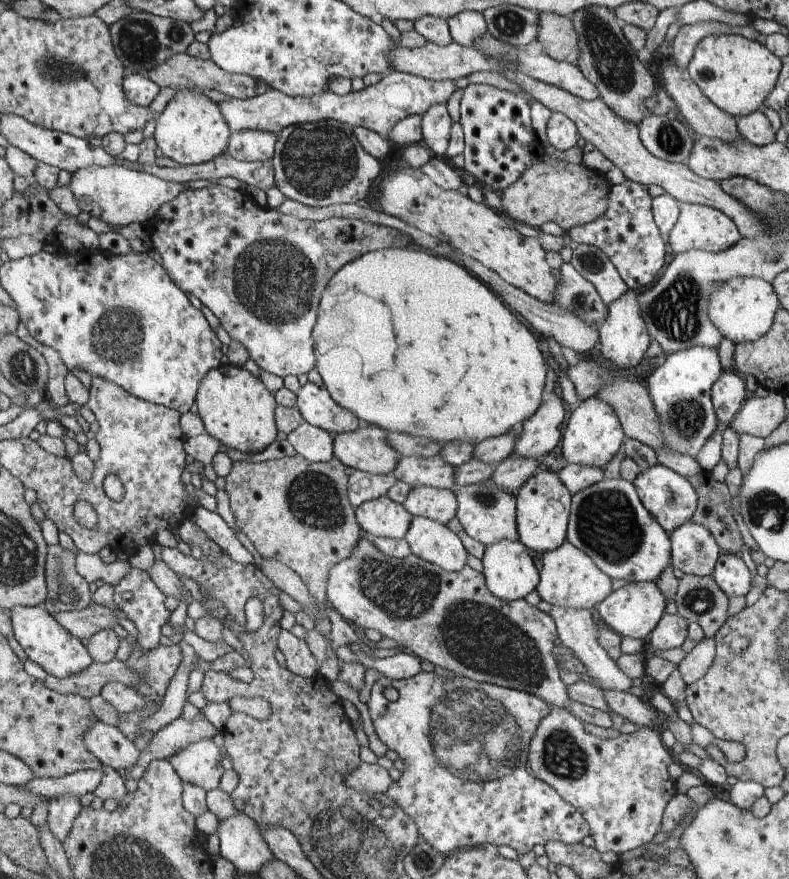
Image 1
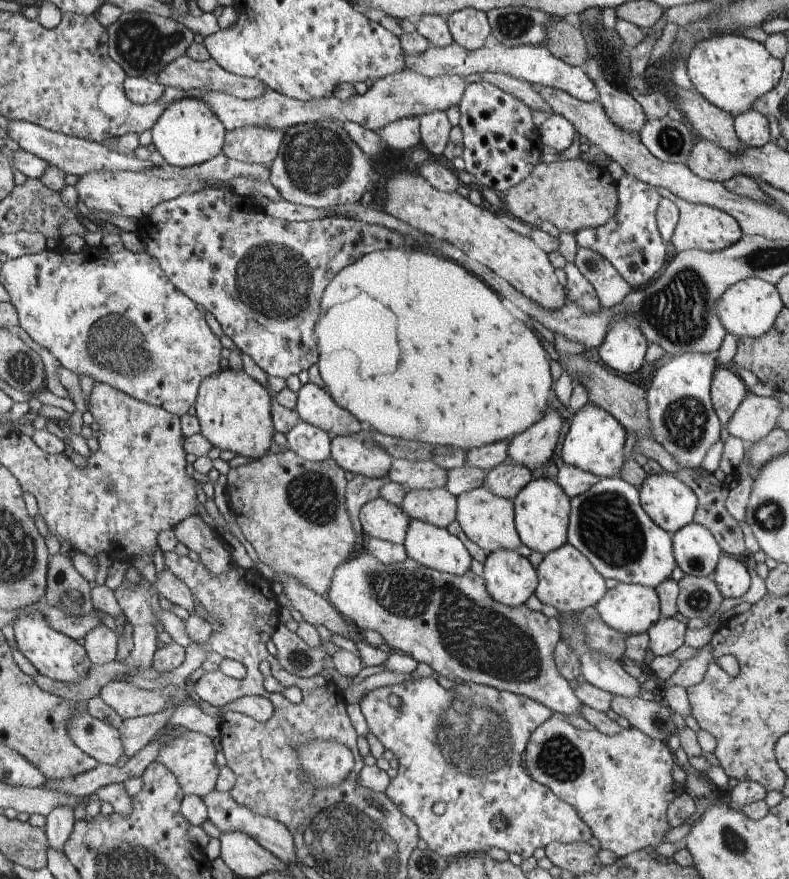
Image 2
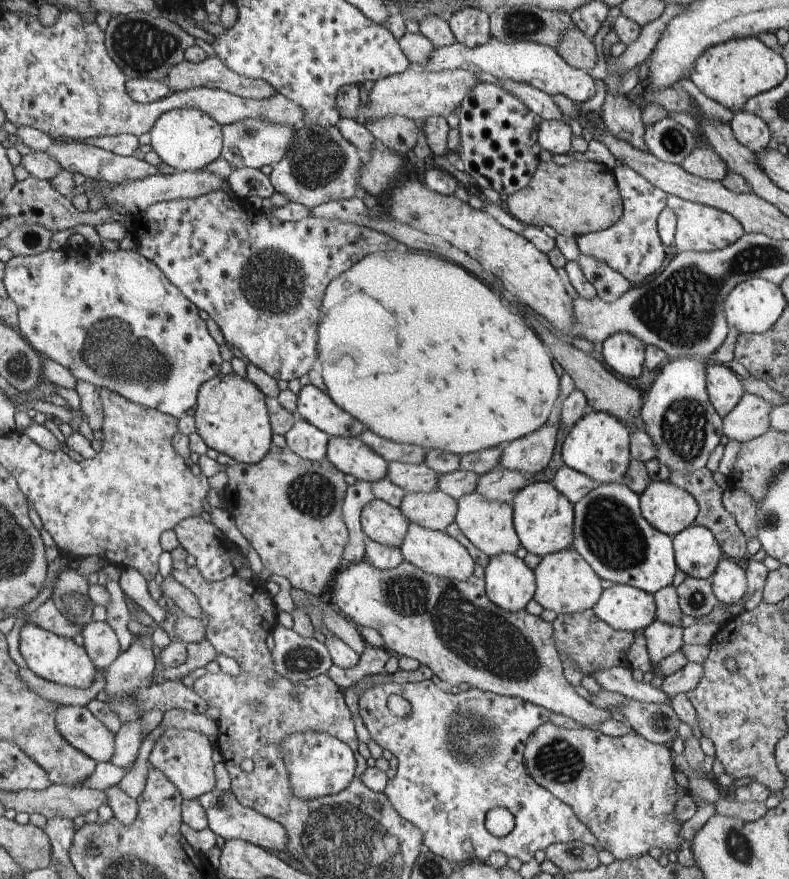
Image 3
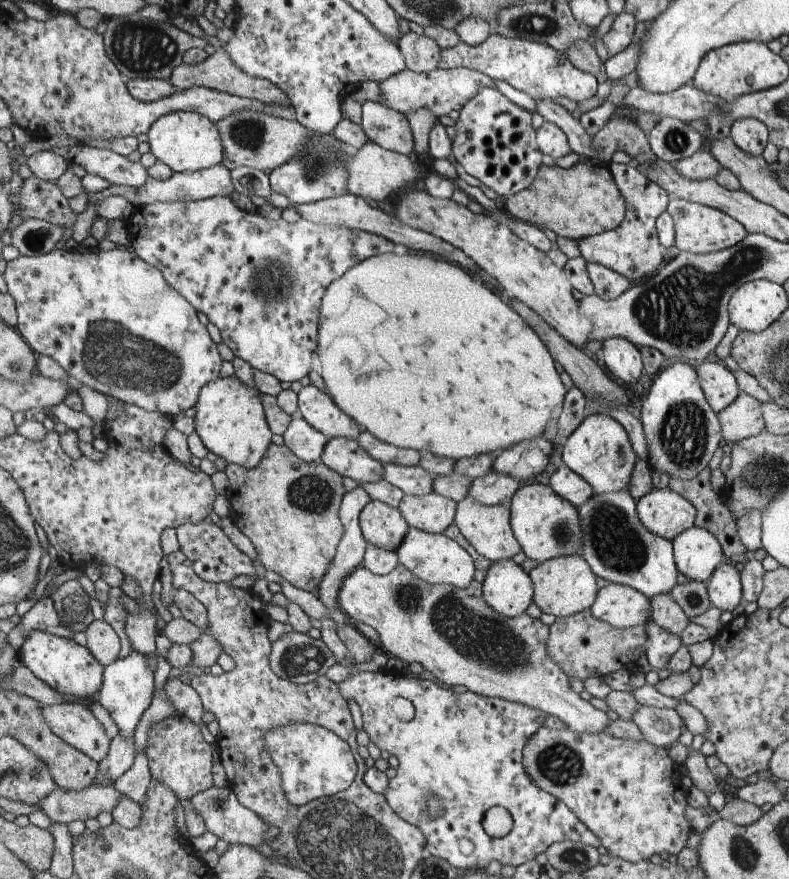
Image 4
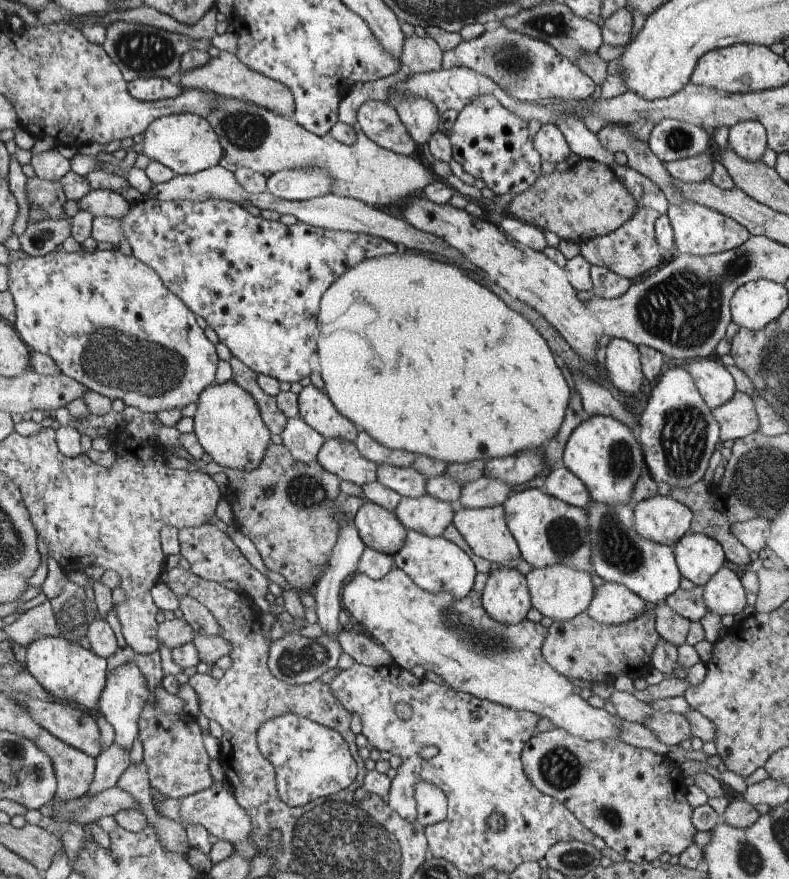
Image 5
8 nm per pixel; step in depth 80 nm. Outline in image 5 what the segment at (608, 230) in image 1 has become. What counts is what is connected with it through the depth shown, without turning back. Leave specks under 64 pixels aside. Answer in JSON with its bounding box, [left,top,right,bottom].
[580,165,669,281]

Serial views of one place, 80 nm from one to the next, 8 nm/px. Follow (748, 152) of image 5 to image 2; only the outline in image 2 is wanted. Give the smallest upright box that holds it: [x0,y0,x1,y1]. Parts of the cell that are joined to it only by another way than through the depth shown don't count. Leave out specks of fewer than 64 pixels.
[733,110,771,148]

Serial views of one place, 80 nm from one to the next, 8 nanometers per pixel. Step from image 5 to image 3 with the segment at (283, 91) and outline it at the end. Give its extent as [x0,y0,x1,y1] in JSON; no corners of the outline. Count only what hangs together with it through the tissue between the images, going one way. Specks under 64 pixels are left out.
[164,56,278,99]

